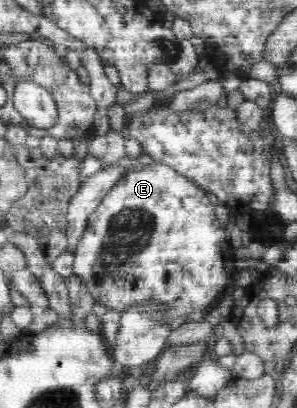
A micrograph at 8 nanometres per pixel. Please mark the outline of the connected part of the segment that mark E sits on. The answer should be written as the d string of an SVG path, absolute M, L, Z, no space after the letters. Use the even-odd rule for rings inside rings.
M153 161L144 167L137 167L131 169L126 176L122 176L116 184L102 198L102 202L97 206L96 210L88 217L88 226L84 231L83 238L78 244L78 248L74 250L73 268L76 275L78 275L87 289L94 297L95 302L104 304L106 308L112 308L116 311L125 311L128 307L134 305L142 306L142 304L149 304L150 301L156 301L162 307L168 307L168 312L156 312L156 321L168 323L181 315L195 315L210 311L215 308L218 300L218 294L233 281L234 271L238 268L236 260L236 249L229 244L226 239L226 232L224 228L216 219L214 213L214 204L210 203L204 190L197 184L194 184L188 177L176 172L164 163Z

